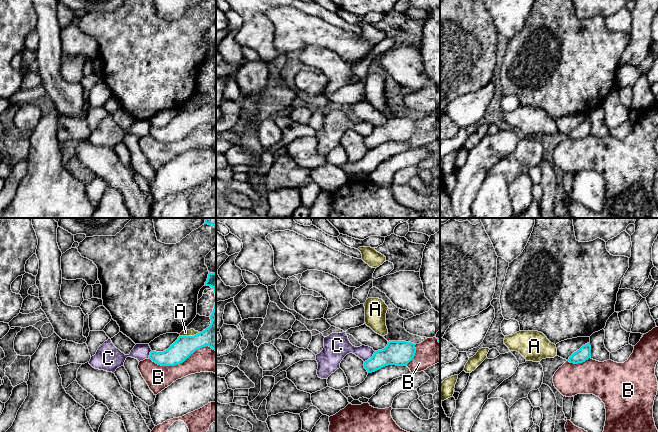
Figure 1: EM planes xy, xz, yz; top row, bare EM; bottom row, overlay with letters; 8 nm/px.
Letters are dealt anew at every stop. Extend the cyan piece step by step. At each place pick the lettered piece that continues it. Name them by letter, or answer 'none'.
none

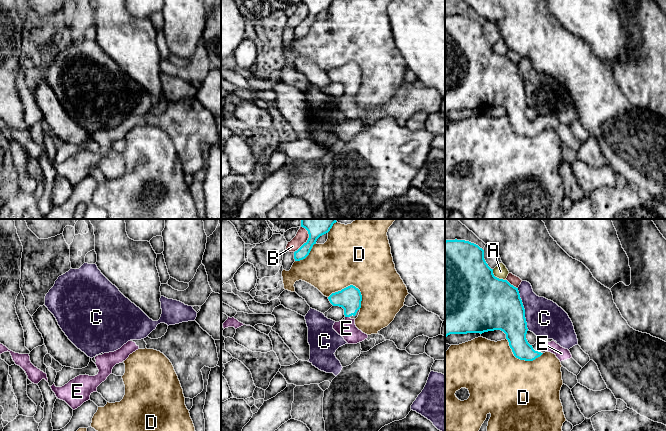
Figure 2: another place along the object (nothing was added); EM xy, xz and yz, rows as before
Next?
E

